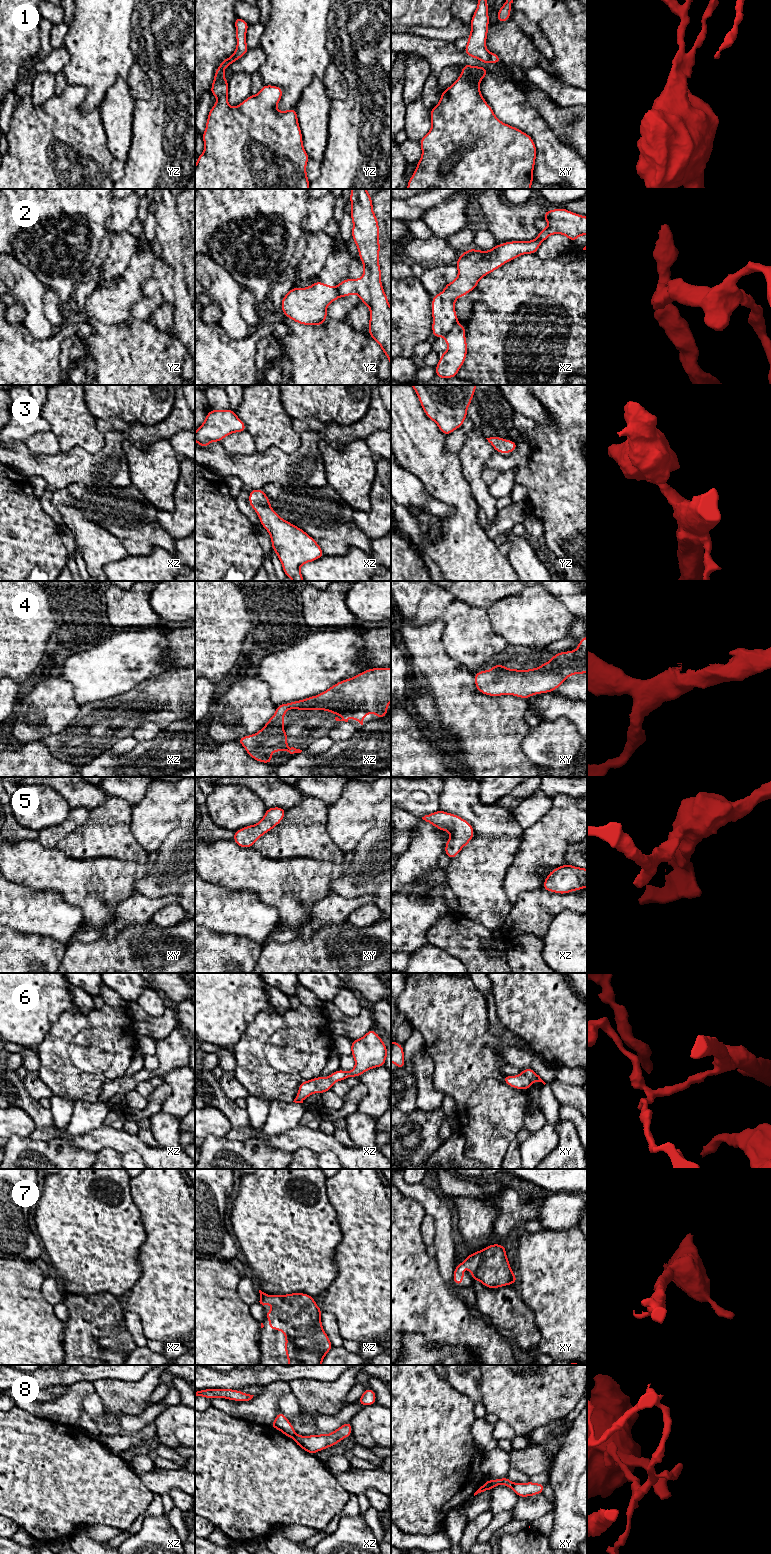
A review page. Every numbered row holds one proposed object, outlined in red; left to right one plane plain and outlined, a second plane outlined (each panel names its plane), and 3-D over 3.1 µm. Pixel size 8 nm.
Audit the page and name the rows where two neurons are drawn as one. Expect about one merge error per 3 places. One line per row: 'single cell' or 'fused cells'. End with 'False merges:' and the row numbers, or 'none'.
1: fused cells
2: fused cells
3: single cell
4: single cell
5: single cell
6: fused cells
7: single cell
8: fused cells
False merges: 1, 2, 6, 8

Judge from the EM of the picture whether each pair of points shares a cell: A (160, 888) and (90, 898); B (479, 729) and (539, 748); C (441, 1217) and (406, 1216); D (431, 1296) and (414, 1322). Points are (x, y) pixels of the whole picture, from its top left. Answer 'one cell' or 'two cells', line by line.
A: two cells
B: two cells
C: two cells
D: one cell

